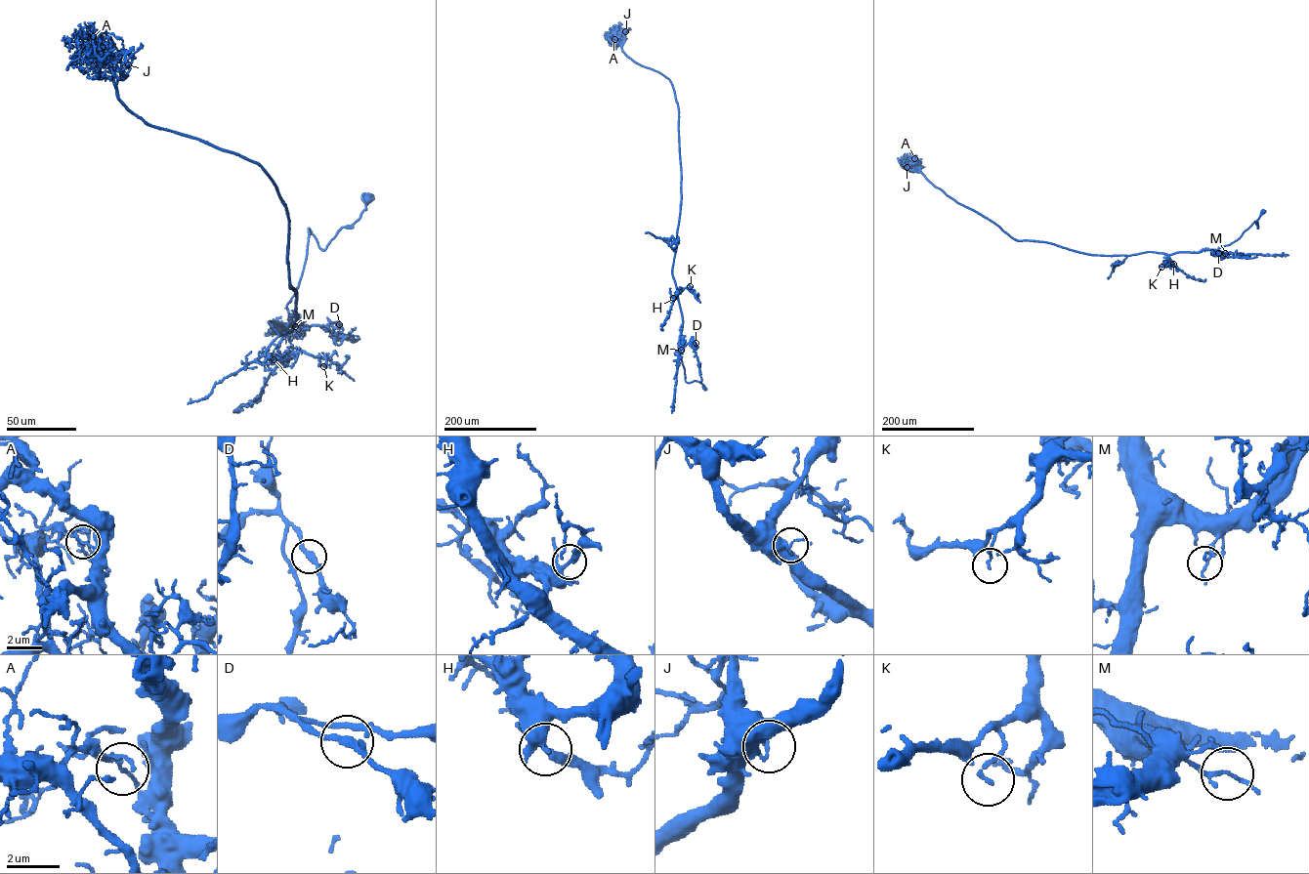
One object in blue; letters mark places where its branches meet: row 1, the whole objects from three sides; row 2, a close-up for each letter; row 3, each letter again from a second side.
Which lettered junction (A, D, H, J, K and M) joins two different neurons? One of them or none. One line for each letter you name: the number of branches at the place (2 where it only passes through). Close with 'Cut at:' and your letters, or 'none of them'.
A: Branches: 2
Cut at: A

